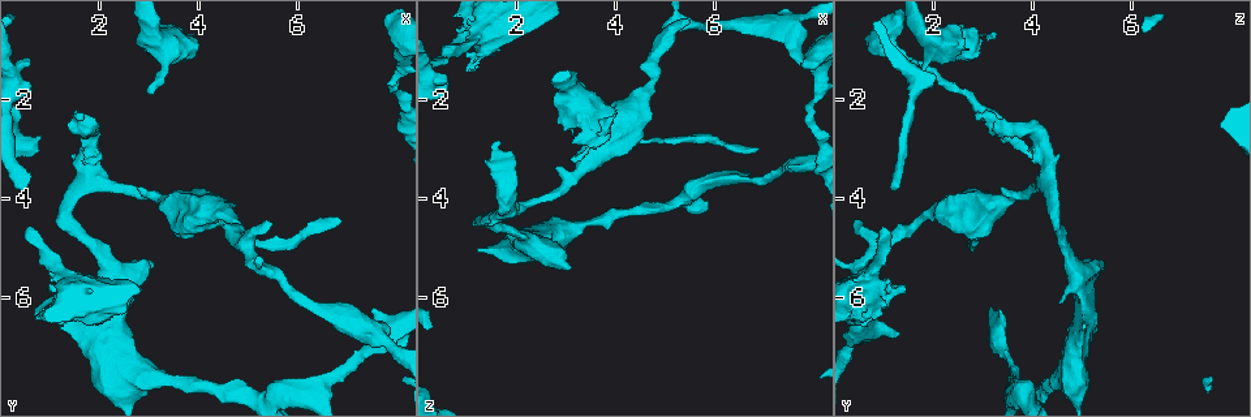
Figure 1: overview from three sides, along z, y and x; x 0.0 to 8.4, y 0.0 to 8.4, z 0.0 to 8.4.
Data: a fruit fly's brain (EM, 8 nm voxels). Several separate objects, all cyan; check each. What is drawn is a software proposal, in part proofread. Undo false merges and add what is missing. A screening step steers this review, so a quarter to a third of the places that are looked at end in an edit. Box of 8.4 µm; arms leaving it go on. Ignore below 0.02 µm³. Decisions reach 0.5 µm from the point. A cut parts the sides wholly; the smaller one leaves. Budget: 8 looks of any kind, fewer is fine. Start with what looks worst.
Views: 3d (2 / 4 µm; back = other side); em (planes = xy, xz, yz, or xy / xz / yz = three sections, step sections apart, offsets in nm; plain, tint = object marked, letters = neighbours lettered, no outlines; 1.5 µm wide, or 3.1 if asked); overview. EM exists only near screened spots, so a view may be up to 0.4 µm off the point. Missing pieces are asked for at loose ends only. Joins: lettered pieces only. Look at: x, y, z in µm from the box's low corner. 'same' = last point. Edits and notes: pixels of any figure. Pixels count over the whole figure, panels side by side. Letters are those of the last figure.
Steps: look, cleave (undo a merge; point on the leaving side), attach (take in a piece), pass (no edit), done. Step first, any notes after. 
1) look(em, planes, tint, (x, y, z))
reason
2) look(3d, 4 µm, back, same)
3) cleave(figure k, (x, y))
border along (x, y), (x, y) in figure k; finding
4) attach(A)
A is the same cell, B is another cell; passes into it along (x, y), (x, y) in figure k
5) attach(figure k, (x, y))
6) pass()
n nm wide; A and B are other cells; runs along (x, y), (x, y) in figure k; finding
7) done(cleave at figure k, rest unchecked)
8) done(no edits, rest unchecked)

look(em, xy, step 8, letters, (6.90, 4.45, 3.00))
long arm stops here

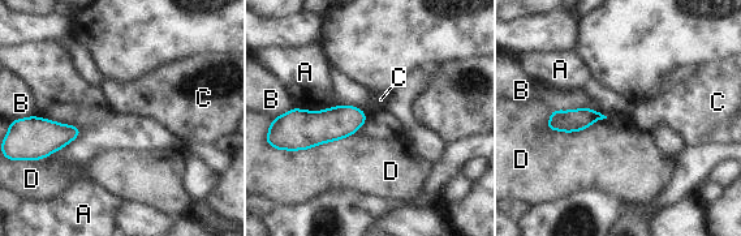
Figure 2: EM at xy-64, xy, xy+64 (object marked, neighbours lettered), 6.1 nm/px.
look(em, planes, letters, same)
cut it another way

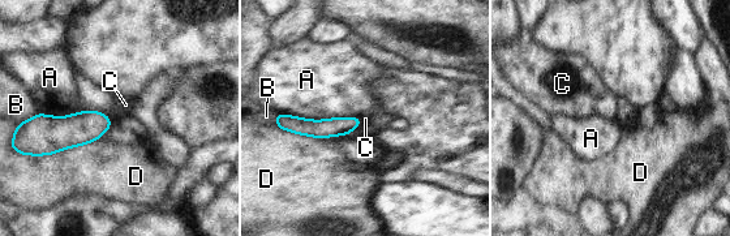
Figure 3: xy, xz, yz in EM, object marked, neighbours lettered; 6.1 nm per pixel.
pass()
A touches over 500 nm; A, B, C and D are other cells; runs along (357, 120), (335, 127), (287, 127) in figure 3; no lettered piece goes on from it

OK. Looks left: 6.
look(em, 3.1 µm, planes, letters, (3.85, 0.75, 2.80))
branch stops here

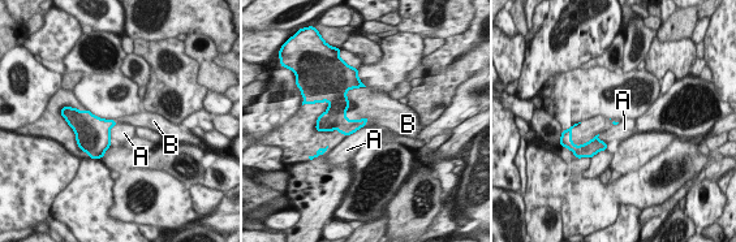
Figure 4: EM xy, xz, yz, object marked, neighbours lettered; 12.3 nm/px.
attach(B)
B is the same cell, A is another cell; passes into it along (349, 126), (368, 120), (377, 120) in figure 4; the neuron continues

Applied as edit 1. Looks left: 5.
look(overview)

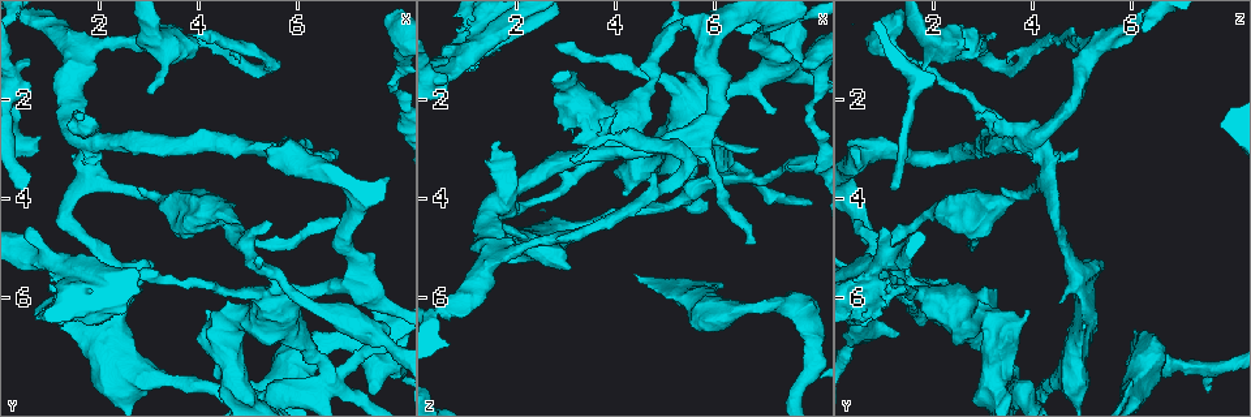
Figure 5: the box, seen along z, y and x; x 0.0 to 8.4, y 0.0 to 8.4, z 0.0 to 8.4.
look(em, xz, step 8, tint, (5.70, 8.00, 6.05))
sudden change in width

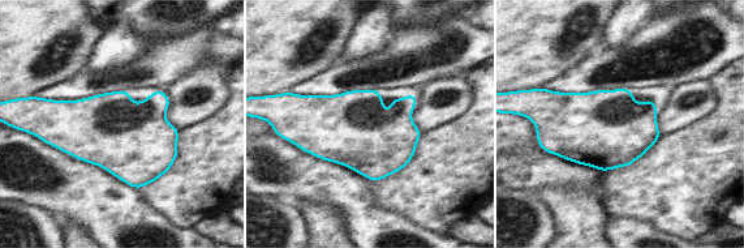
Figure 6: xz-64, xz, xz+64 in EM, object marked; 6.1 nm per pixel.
look(em, xz, step 8, letters, same)

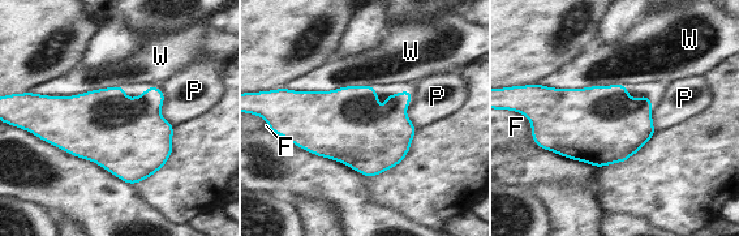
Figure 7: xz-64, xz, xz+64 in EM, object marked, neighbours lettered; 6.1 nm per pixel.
pass()
F, P and W are other cells; border along (411, 123), (417, 128) in figure 7; continuous, no second neuron

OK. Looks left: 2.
done(attach at figure 4, rest unchecked)

